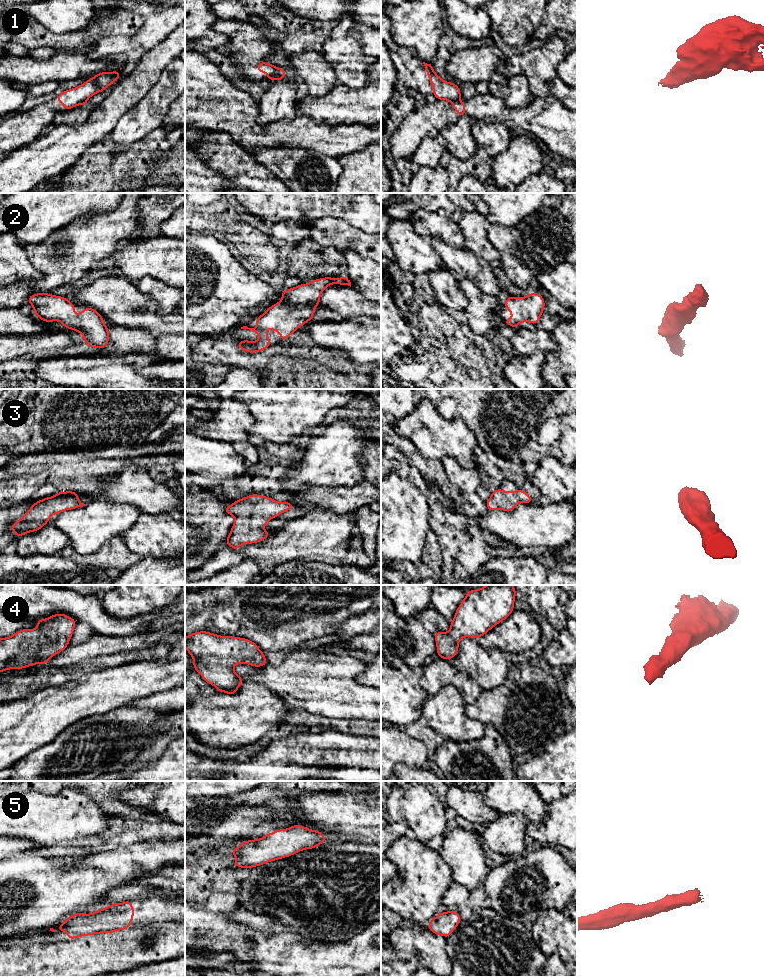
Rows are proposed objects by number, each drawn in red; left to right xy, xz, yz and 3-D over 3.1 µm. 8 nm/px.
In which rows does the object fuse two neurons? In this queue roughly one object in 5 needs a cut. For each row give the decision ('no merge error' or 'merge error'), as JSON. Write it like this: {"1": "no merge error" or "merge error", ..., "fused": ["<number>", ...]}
{"1": "merge error", "2": "no merge error", "3": "no merge error", "4": "no merge error", "5": "no merge error", "fused": ["1"]}

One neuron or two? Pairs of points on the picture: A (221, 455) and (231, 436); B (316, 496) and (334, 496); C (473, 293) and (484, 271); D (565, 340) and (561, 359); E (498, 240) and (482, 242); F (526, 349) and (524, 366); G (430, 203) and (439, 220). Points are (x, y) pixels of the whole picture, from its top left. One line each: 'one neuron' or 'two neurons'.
A: two neurons
B: one neuron
C: two neurons
D: one neuron
E: two neurons
F: two neurons
G: two neurons

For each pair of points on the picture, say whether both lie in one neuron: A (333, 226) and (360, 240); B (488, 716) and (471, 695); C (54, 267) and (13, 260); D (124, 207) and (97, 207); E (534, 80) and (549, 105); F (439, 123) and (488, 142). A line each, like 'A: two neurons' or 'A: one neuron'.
A: one neuron
B: two neurons
C: two neurons
D: two neurons
E: two neurons
F: two neurons

